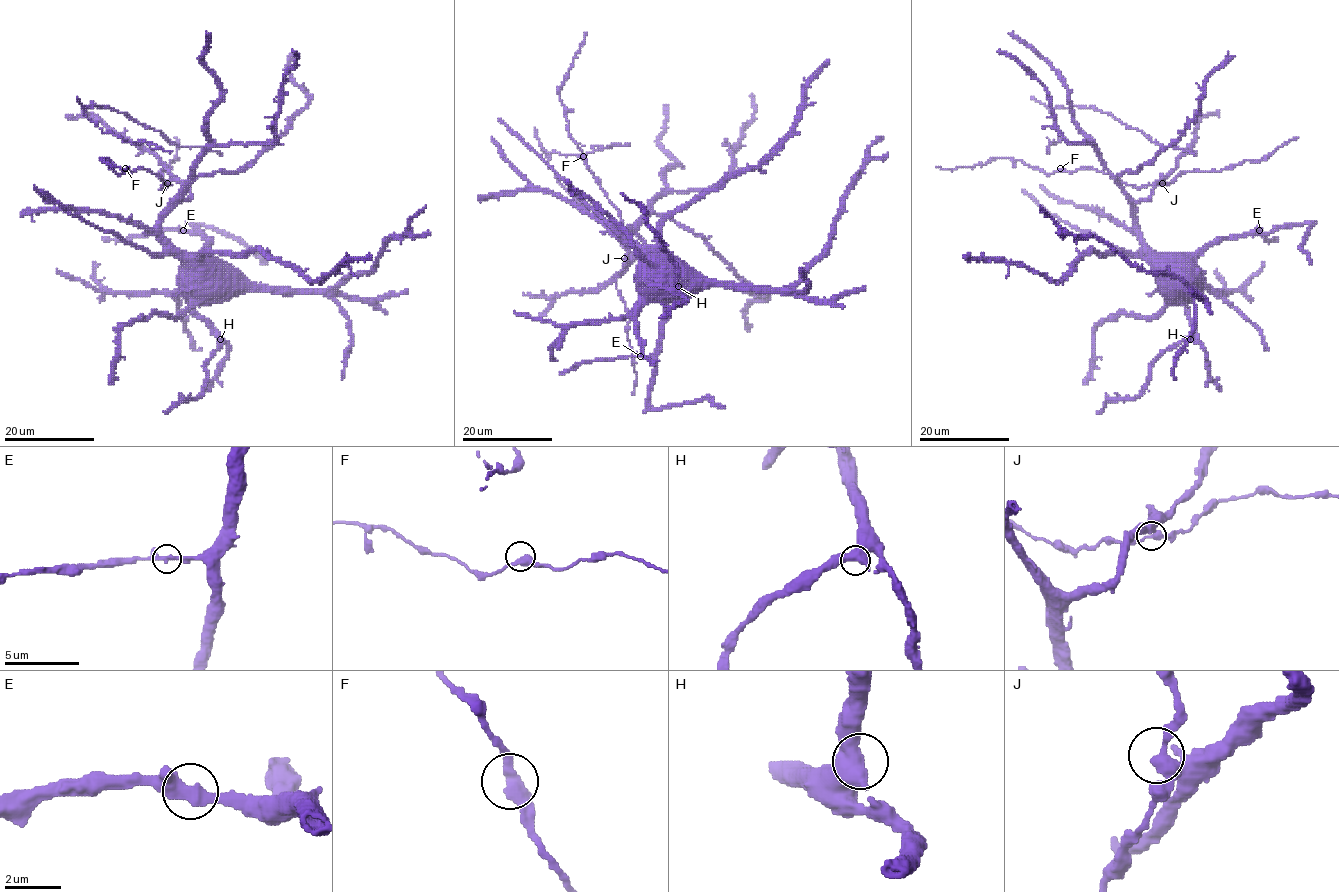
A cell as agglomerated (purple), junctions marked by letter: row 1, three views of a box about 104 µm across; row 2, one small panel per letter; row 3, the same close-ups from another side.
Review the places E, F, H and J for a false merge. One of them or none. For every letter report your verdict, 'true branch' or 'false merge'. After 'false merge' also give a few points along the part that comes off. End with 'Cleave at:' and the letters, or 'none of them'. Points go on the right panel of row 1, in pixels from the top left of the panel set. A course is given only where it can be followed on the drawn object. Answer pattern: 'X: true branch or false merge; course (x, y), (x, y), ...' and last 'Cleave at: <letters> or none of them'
E: true branch
F: true branch
H: true branch
J: true branch
Cleave at: none of them

